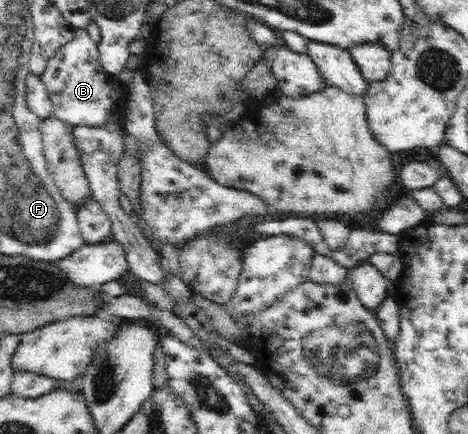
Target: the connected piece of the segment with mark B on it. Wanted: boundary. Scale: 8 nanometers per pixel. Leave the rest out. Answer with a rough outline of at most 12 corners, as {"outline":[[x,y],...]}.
{"outline":[[85,28],[48,61],[52,116],[109,126],[123,94]]}

